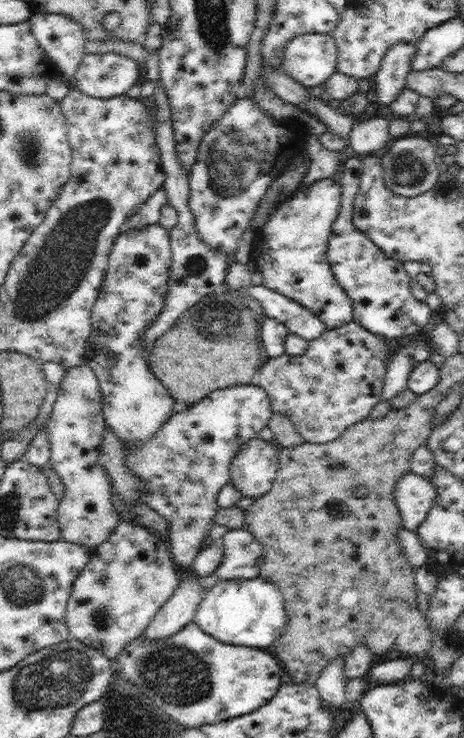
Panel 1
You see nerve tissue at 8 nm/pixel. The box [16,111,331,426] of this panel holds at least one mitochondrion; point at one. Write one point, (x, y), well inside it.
(236, 153)

